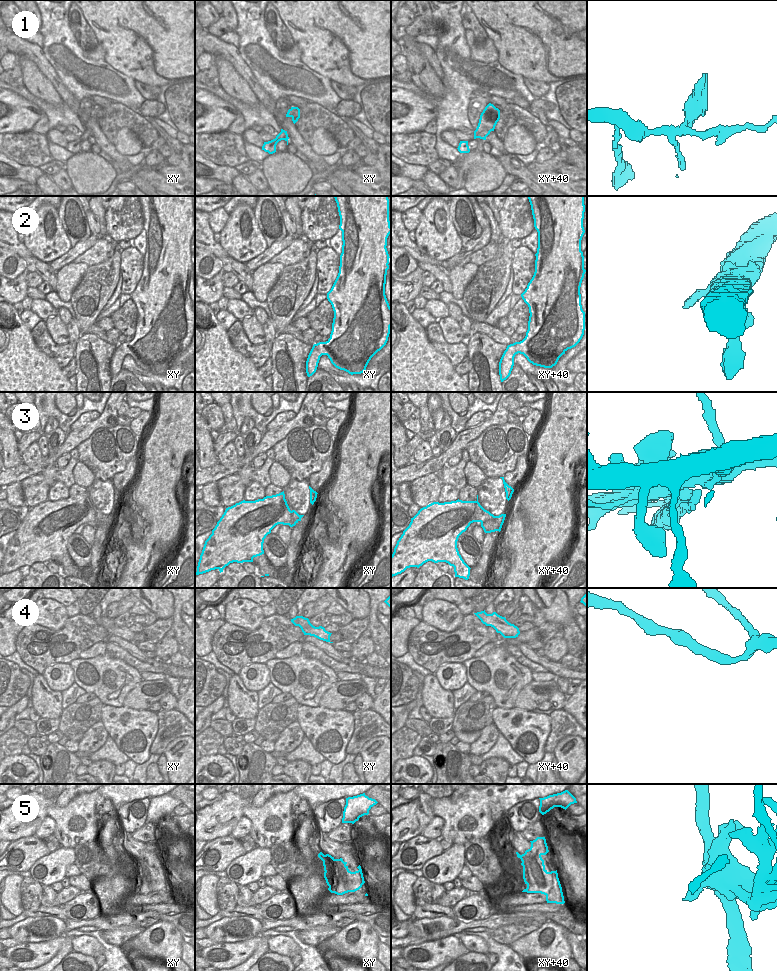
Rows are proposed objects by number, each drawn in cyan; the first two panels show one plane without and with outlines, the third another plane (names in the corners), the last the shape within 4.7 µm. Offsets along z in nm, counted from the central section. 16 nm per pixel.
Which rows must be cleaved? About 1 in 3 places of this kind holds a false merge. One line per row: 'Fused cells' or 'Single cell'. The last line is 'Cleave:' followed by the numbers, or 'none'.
1: Single cell
2: Single cell
3: Fused cells
4: Single cell
5: Fused cells
Cleave: 3, 5

